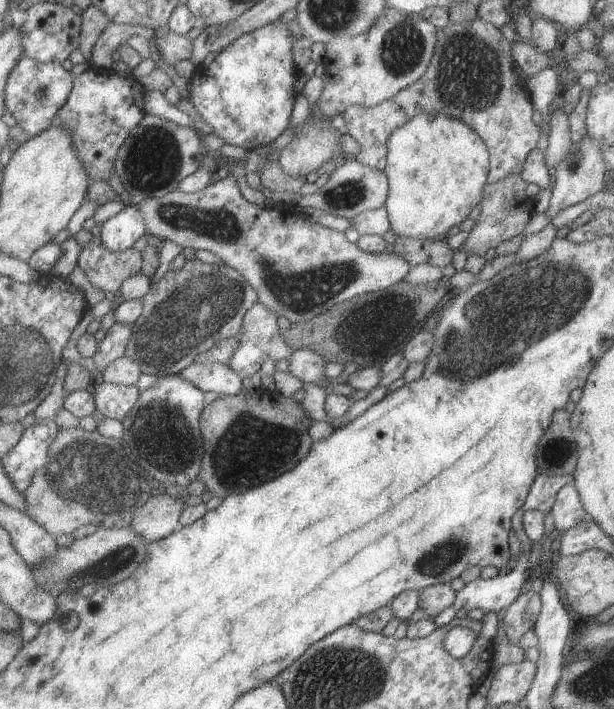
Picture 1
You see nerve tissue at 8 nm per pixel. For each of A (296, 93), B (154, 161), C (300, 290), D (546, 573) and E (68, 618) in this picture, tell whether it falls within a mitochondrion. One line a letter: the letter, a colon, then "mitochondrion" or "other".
A: other
B: mitochondrion
C: mitochondrion
D: other
E: mitochondrion

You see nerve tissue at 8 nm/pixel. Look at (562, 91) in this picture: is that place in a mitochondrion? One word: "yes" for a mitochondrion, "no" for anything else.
no

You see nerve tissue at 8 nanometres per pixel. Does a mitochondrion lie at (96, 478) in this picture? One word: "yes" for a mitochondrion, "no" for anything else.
yes

